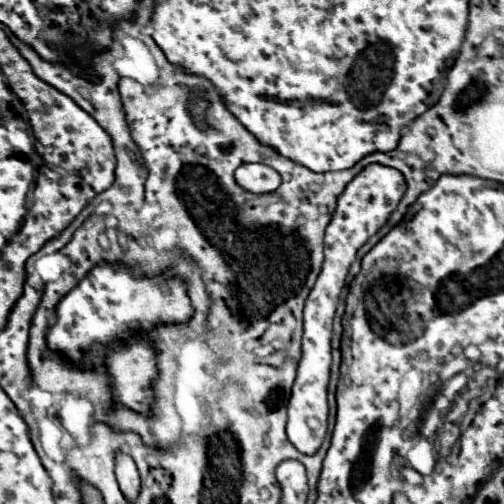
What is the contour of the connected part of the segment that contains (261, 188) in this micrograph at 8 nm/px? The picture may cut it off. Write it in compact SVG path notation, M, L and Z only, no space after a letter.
M243 164L235 172L235 180L249 192L273 192L281 184L281 176L267 164Z

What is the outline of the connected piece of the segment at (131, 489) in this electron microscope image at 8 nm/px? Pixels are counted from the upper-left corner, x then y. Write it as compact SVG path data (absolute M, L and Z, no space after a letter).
M117 454L115 474L117 474L117 482L119 482L123 496L129 502L133 502L133 498L137 498L137 494L141 492L141 480L139 480L139 472L137 472L135 462L127 454Z

